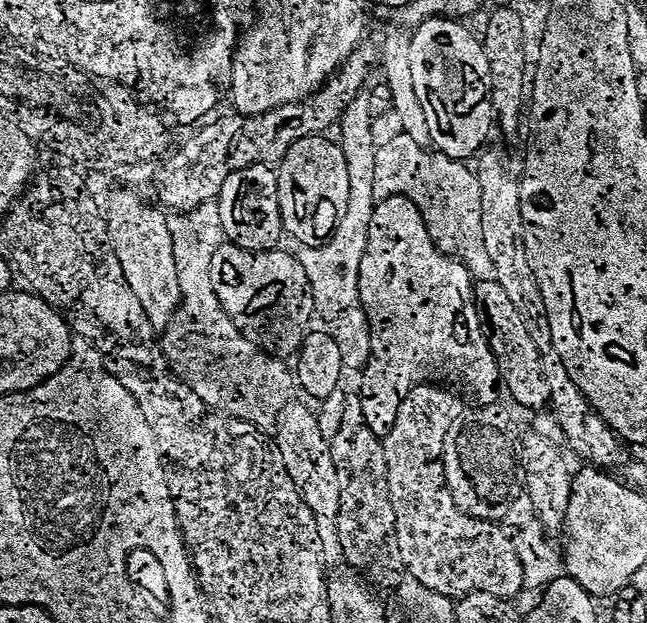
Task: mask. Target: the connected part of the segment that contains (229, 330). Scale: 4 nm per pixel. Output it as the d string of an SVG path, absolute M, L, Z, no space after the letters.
M213 226L213 228L173 227L172 241L174 242L174 262L178 266L180 309L174 314L168 327L163 329L162 347L178 375L191 386L194 394L198 394L198 398L202 398L202 402L209 408L226 412L230 416L239 416L241 420L250 422L261 430L272 430L275 429L280 413L293 399L294 376L289 365L288 368L284 365L287 363L283 359L269 354L240 332L238 326L234 326L234 322L226 314L222 302L218 302L218 294L214 294L214 282L210 282L210 262L225 240L224 230L219 226Z

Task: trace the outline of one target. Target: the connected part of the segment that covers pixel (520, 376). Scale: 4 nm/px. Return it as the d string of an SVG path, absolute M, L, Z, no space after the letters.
M496 279L479 281L475 285L475 289L476 303L482 313L483 319L486 321L487 331L490 333L488 344L492 348L492 353L496 359L496 365L500 371L500 378L507 395L509 392L524 408L547 409L549 407L550 385L546 382L546 374L542 370L542 358L538 354L538 346L530 334L530 330L526 326L522 314L518 314L518 309L514 307L514 302L510 302L510 297L506 295L506 290L502 290L502 286Z

